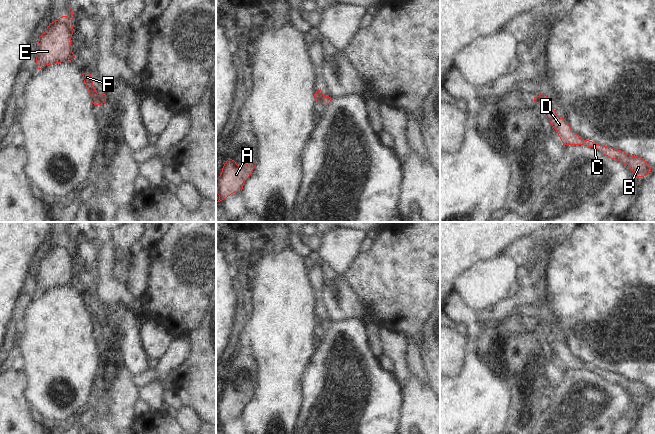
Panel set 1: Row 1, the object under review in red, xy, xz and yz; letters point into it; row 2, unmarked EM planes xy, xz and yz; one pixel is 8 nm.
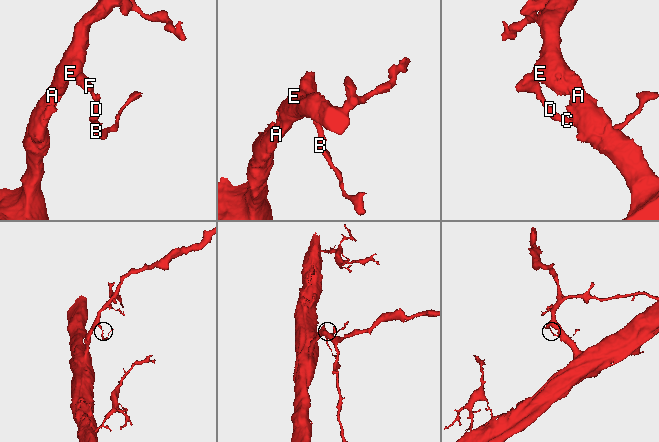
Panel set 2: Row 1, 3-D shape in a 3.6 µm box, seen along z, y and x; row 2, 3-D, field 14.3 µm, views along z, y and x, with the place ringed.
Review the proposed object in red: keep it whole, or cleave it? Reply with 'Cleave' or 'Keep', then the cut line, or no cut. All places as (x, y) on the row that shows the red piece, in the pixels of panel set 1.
Cleave. Split along xy (98, 95), (99, 104).

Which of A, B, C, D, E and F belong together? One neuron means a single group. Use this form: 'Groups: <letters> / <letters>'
Groups: A E F / B C D.

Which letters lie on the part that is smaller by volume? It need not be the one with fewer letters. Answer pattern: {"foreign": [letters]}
{"foreign": ["B", "C", "D"]}

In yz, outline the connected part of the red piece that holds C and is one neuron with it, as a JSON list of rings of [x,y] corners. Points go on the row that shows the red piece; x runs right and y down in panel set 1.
[[[545,93],[540,94],[538,98],[539,105],[545,111],[545,117],[550,121],[564,145],[584,145],[596,148],[603,155],[620,161],[623,165],[627,166],[634,172],[636,177],[644,177],[651,171],[652,167],[638,156],[631,156],[624,151],[580,138],[571,130],[568,122],[565,119],[560,118],[556,111],[551,108],[549,99]]]

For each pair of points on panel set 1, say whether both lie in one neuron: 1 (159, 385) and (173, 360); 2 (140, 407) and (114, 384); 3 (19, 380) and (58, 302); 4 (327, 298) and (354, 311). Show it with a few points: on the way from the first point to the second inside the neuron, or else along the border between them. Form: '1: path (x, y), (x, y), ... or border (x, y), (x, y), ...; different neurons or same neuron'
1: path (163, 379), (164, 369), (167, 366); same neuron
2: border (138, 398), (133, 405), (135, 417); different neurons
3: border (21, 370), (26, 379), (24, 396); different neurons
4: path (334, 299), (347, 306); same neuron

